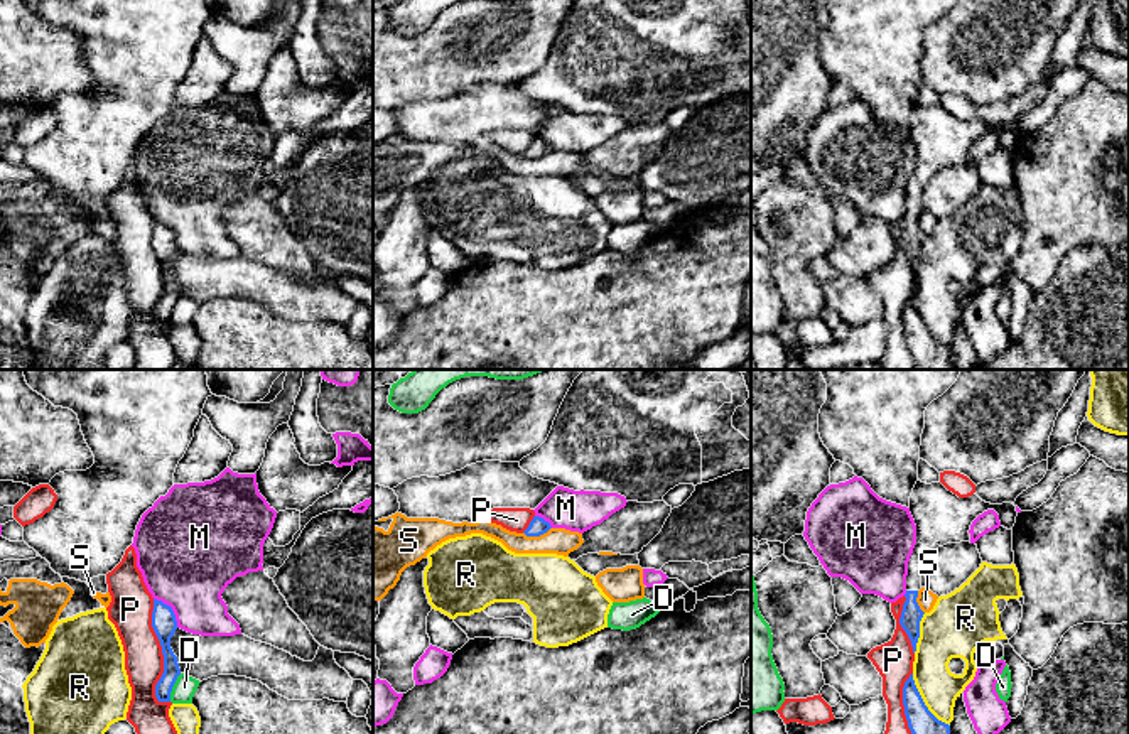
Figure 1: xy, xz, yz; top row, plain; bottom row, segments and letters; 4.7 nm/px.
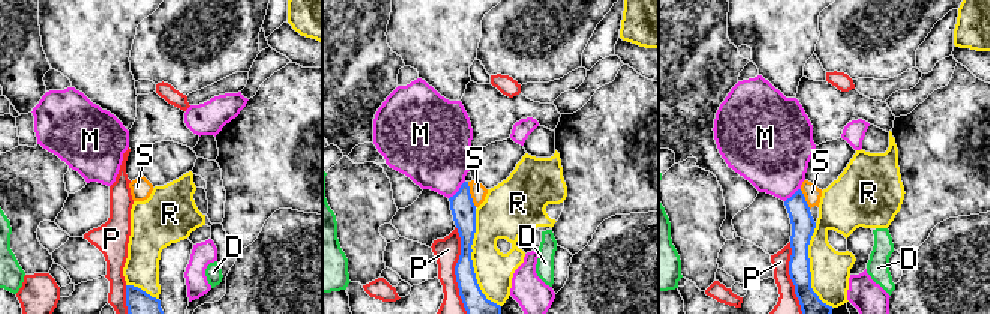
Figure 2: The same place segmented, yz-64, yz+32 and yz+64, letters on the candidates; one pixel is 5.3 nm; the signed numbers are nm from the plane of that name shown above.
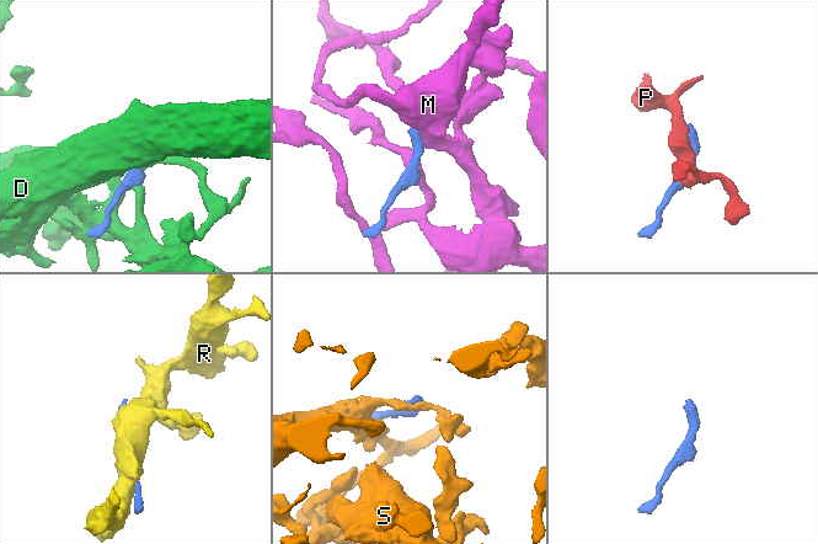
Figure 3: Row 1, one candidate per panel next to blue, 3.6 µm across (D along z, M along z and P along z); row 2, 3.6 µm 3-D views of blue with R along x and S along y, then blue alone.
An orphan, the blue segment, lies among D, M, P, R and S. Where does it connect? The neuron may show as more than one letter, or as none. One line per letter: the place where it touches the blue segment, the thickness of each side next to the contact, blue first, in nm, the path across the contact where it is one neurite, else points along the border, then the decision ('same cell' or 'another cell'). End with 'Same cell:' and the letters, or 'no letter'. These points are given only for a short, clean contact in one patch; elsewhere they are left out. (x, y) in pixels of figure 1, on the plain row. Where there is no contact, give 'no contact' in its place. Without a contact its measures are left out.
D: meets blue in xy at (172, 307); 80 nm thick on the blue side, 110 nm on the other; another cell
M: meets blue in xy at (171, 232); 120 nm thick on the blue side, 440 nm on the other; border along xy (154, 220), (171, 230), (178, 248); another cell
P: meets blue in xy at (162, 275); 120 nm thick on the blue side, 200 nm on the other; another cell
R: meets blue in yz at (922, 323); 180 nm thick on the blue side, 190 nm on the other; another cell
S: meets blue in xz at (537, 157); 90 nm thick on the blue side, 130 nm on the other; border along xz (550, 149), (539, 157), (523, 156); another cell
Same cell: no letter

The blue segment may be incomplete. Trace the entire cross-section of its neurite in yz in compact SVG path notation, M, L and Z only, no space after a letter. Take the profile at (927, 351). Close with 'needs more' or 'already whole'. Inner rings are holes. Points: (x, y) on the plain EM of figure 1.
M913 295L903 309L903 327L915 370L953 370L950 348L928 332L915 307Z | already whole

